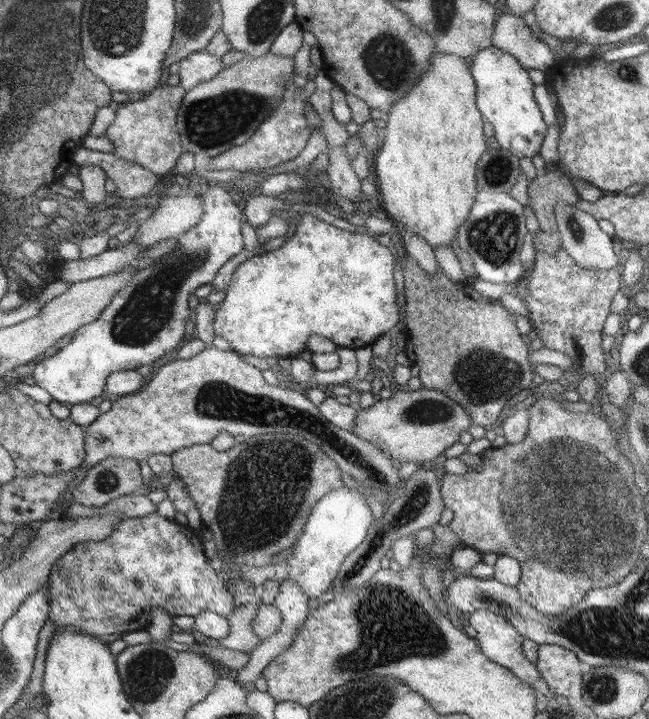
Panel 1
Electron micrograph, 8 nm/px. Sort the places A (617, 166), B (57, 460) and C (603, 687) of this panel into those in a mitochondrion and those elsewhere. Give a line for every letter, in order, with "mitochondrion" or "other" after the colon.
A: other
B: mitochondrion
C: mitochondrion

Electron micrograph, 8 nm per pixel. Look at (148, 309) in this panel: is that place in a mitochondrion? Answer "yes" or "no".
yes

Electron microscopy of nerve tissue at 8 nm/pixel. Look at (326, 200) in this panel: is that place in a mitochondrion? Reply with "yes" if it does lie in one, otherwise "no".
no

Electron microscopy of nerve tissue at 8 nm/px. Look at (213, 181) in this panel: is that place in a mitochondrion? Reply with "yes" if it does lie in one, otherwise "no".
no

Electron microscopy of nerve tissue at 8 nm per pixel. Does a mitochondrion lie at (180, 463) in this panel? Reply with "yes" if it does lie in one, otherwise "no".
no

